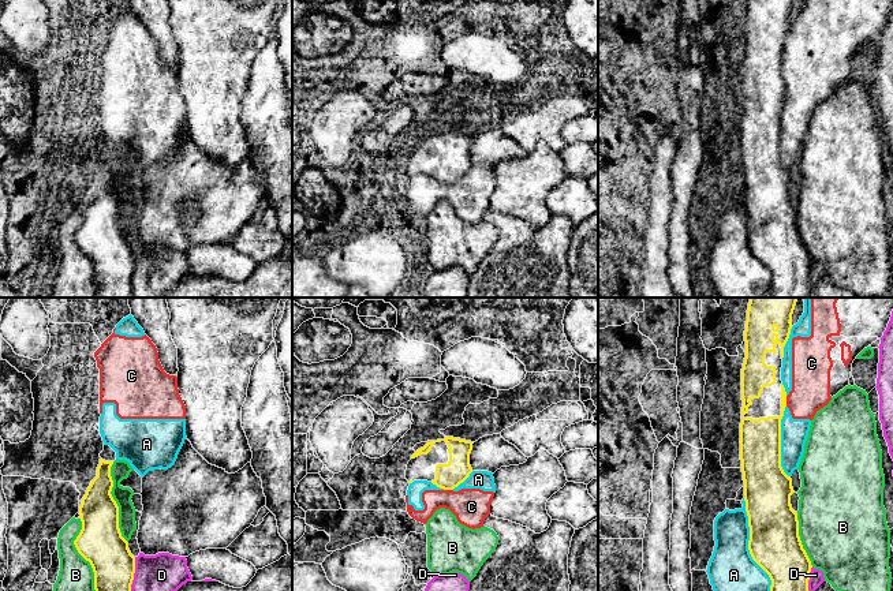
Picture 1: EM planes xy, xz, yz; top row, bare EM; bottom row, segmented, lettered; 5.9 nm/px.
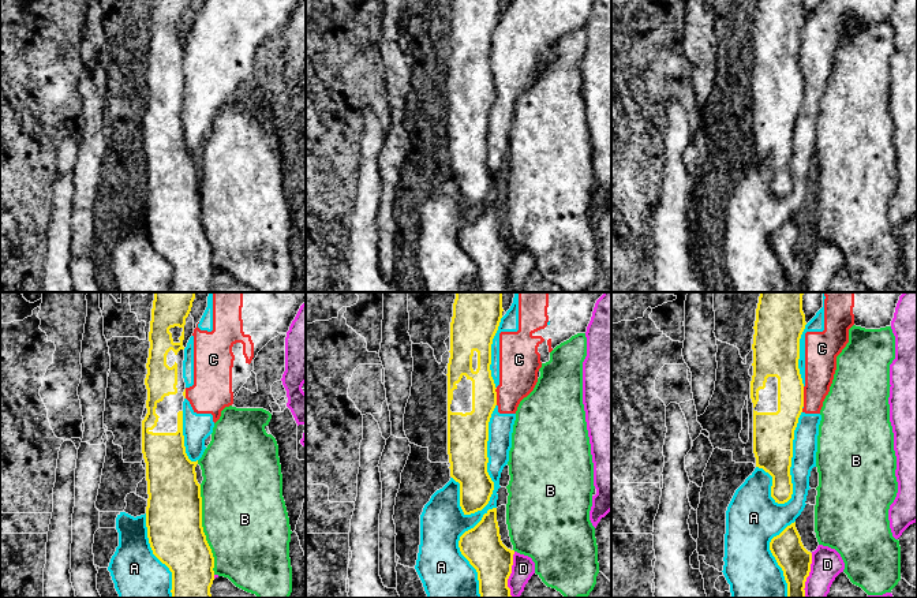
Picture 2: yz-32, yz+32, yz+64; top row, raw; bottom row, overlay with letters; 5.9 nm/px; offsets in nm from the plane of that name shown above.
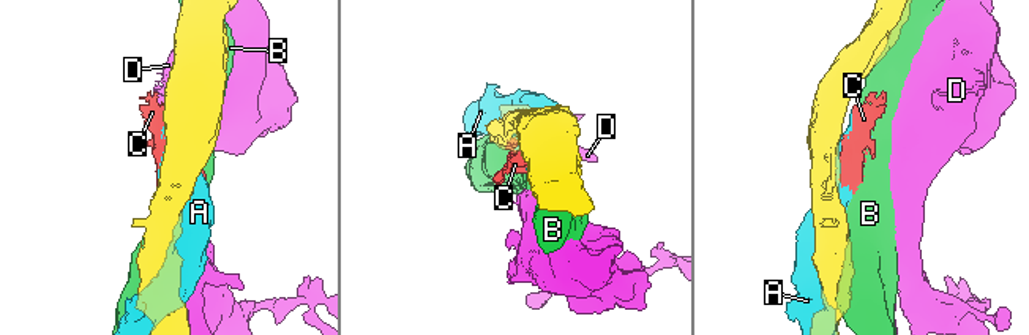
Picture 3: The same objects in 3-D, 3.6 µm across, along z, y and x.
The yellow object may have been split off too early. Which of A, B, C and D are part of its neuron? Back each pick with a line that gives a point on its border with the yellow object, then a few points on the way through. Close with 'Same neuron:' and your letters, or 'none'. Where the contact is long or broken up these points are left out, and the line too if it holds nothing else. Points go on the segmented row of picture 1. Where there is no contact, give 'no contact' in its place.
Same neuron: none

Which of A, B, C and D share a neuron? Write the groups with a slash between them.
A C / B / D

